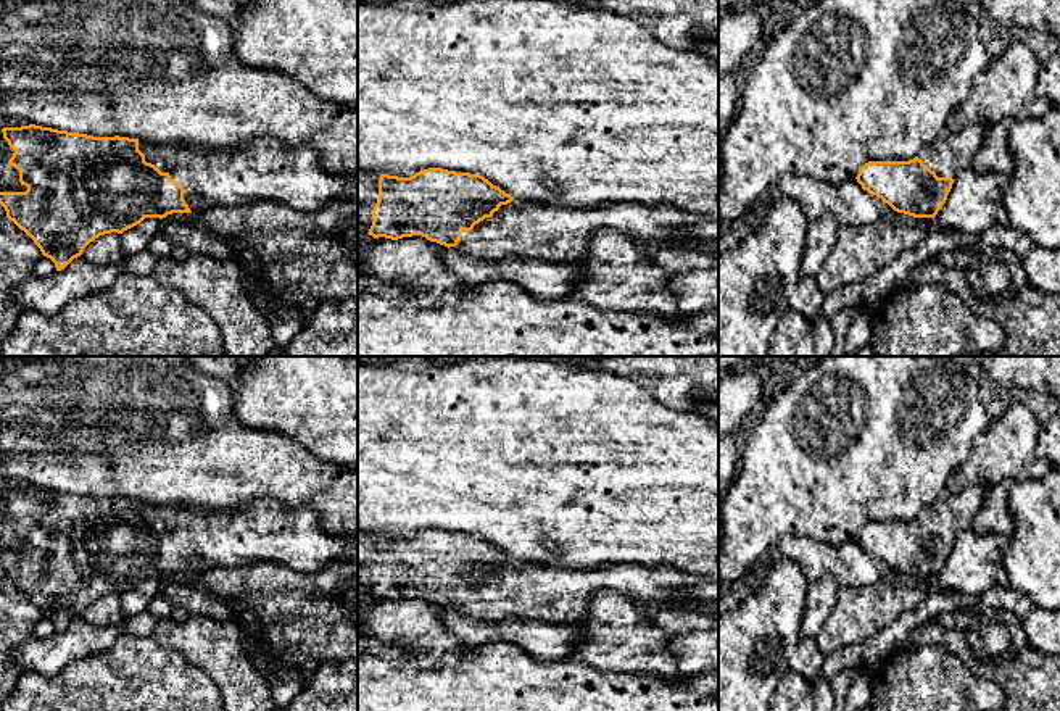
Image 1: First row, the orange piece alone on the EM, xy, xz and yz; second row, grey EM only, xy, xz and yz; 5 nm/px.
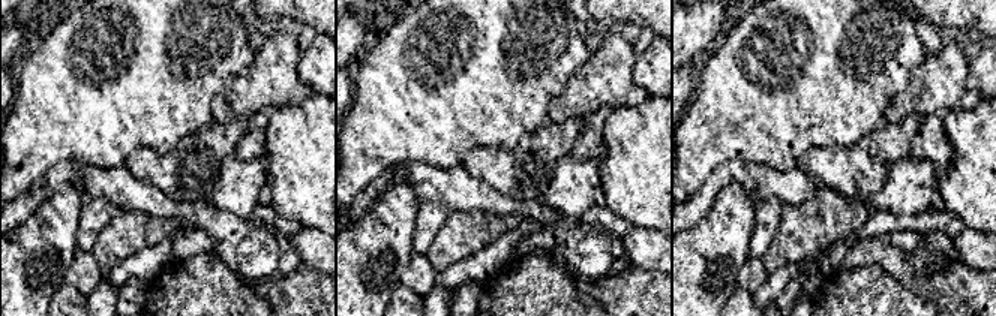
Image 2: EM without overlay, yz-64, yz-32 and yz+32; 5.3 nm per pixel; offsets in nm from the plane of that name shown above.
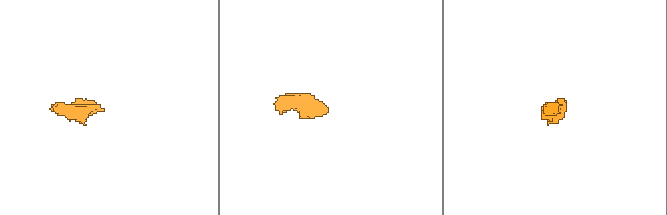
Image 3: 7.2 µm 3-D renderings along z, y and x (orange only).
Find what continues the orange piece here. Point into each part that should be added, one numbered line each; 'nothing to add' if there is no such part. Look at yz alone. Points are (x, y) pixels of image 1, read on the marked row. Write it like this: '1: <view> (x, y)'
1: yz (951, 153)

